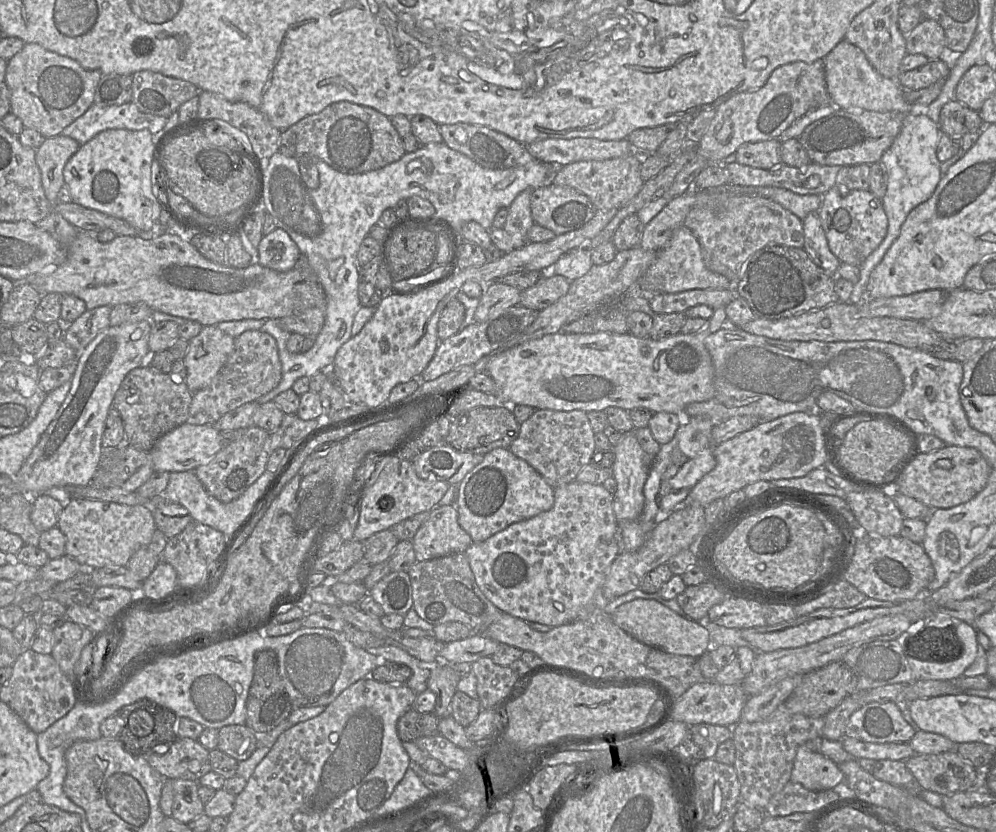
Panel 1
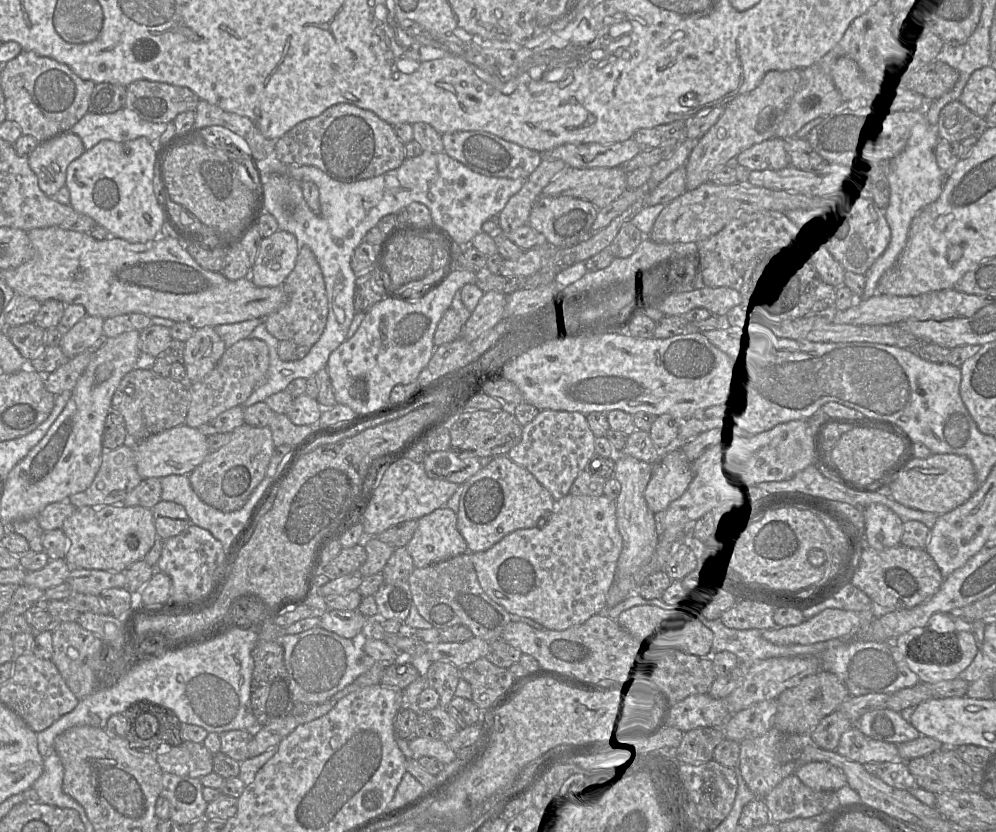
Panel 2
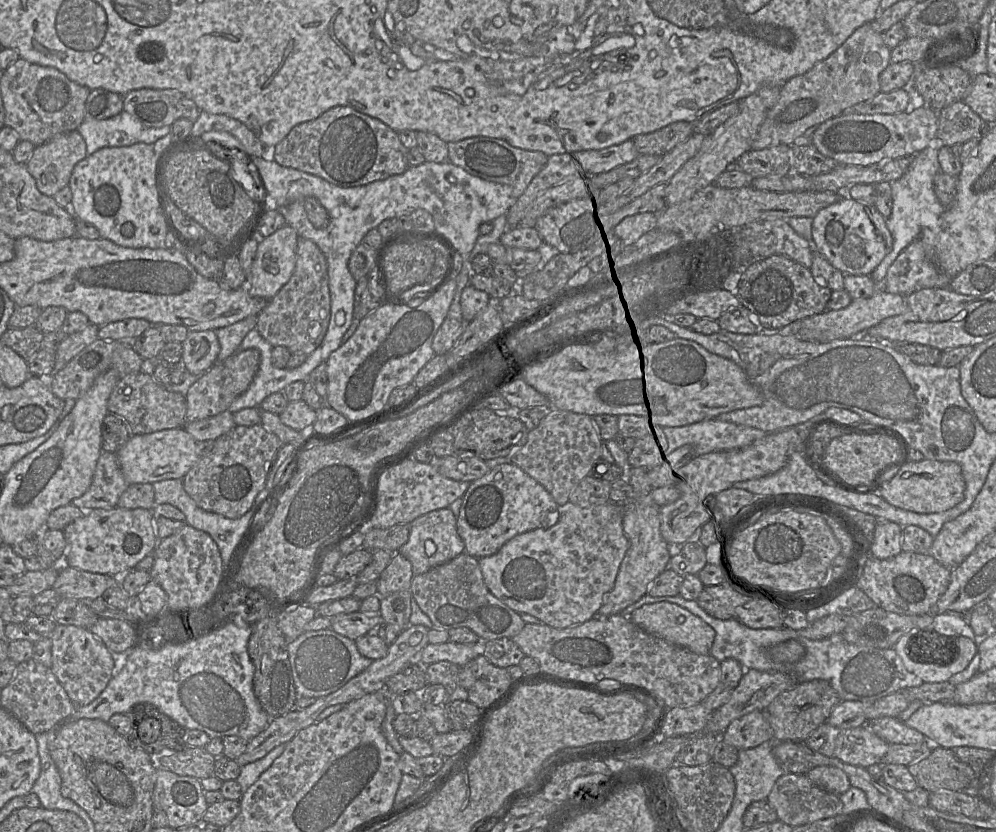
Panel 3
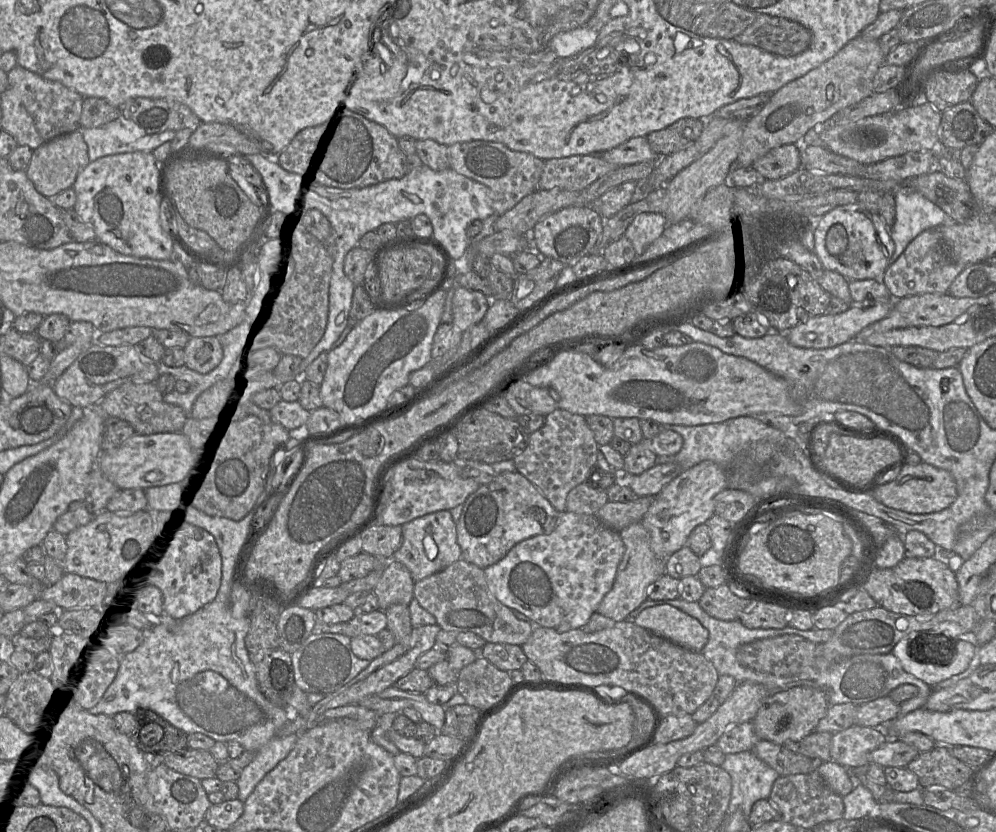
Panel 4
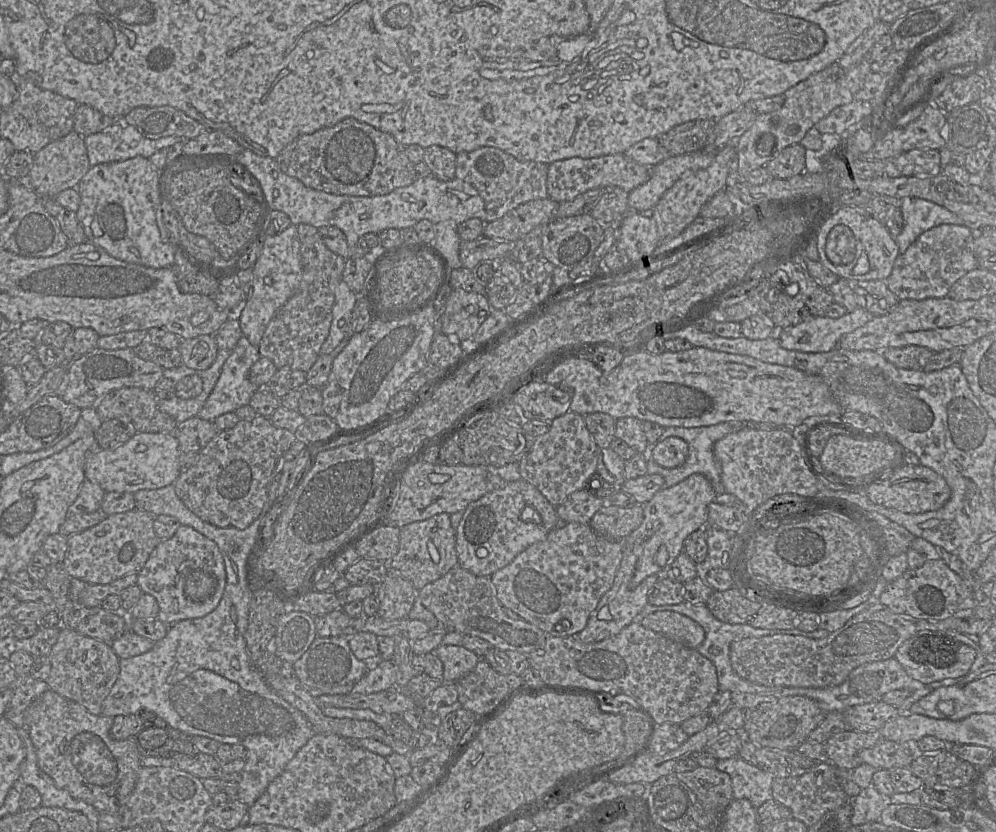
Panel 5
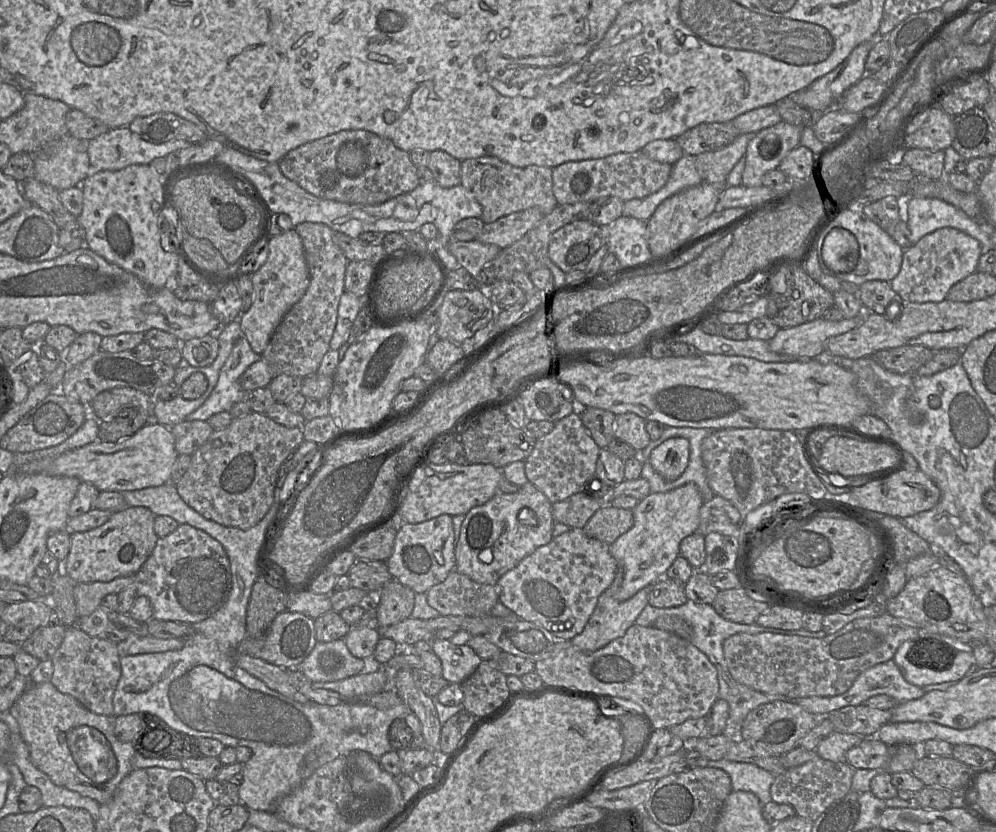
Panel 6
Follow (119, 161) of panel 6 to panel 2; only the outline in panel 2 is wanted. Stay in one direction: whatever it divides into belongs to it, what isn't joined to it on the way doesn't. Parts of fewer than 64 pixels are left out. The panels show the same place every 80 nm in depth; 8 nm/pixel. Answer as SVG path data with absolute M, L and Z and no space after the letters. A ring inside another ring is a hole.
M123 107L113 113L87 112L69 131L78 135L84 148L89 150L102 140L125 142L146 137L157 143L167 124L149 122L135 111Z

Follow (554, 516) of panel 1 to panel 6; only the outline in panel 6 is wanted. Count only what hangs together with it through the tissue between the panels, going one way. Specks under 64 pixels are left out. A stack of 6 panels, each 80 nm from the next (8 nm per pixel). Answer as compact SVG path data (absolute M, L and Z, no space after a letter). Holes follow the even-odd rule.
M572 528L537 548L498 581L499 601L525 621L542 625L554 637L571 640L580 634L592 615L599 597L612 584L618 564L610 553L609 544L588 536L583 529Z

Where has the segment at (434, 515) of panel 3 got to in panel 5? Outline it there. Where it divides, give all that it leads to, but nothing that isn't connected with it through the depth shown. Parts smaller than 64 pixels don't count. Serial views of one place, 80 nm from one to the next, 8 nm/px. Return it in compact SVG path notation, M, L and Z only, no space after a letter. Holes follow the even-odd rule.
M447 513L402 526L398 552L388 562L389 569L398 572L416 590L439 579L456 565L459 565L456 551L456 529L453 528L450 515Z

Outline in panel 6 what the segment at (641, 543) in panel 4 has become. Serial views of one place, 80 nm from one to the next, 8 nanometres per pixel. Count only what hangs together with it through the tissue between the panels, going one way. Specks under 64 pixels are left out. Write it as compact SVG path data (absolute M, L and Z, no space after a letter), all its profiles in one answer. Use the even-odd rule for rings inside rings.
M618 568L612 584L599 597L597 605L584 630L570 640L574 646L585 652L596 651L611 641L624 636L626 631L635 624L637 617L649 604L650 586L642 588L628 600L618 601L615 599L615 593L621 587L623 579L624 571Z

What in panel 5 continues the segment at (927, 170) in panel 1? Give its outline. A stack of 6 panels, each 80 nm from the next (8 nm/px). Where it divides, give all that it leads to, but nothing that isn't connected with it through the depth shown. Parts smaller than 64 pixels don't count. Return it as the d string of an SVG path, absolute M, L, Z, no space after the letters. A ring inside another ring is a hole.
M904 197L900 200L900 210L904 226L895 238L902 255L908 247L925 231L941 224L963 225L962 219L948 209L934 202L917 198Z

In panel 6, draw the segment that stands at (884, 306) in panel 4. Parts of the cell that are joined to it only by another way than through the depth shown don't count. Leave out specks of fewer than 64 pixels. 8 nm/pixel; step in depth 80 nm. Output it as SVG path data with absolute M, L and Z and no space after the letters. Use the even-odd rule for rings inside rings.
M863 309L854 318L829 321L821 317L794 327L780 328L768 341L769 347L780 355L797 360L813 360L825 351L828 339L858 327L865 319L866 311Z

